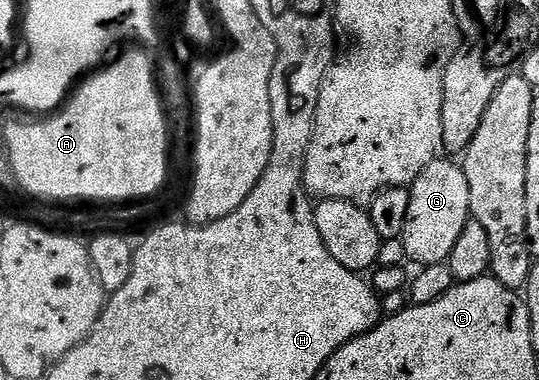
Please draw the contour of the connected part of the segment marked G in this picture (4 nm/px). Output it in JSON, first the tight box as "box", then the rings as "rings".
{"box":[400,157,471,267],"rings":[[[438,157],[437,161],[427,164],[423,172],[408,187],[411,196],[411,208],[407,208],[407,224],[403,228],[400,240],[405,249],[406,259],[417,262],[418,267],[448,263],[451,248],[459,241],[463,228],[471,221],[469,205],[471,192],[467,176],[460,165],[457,166],[448,157]]]}

